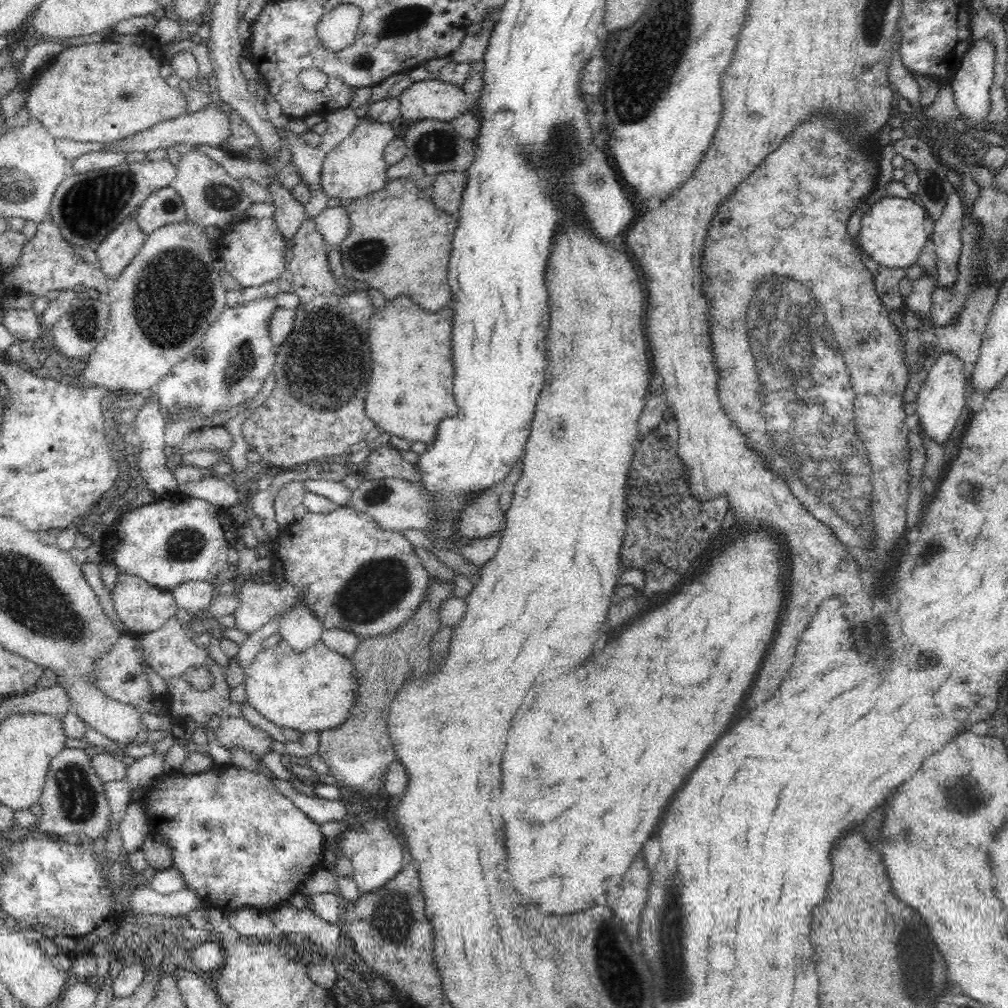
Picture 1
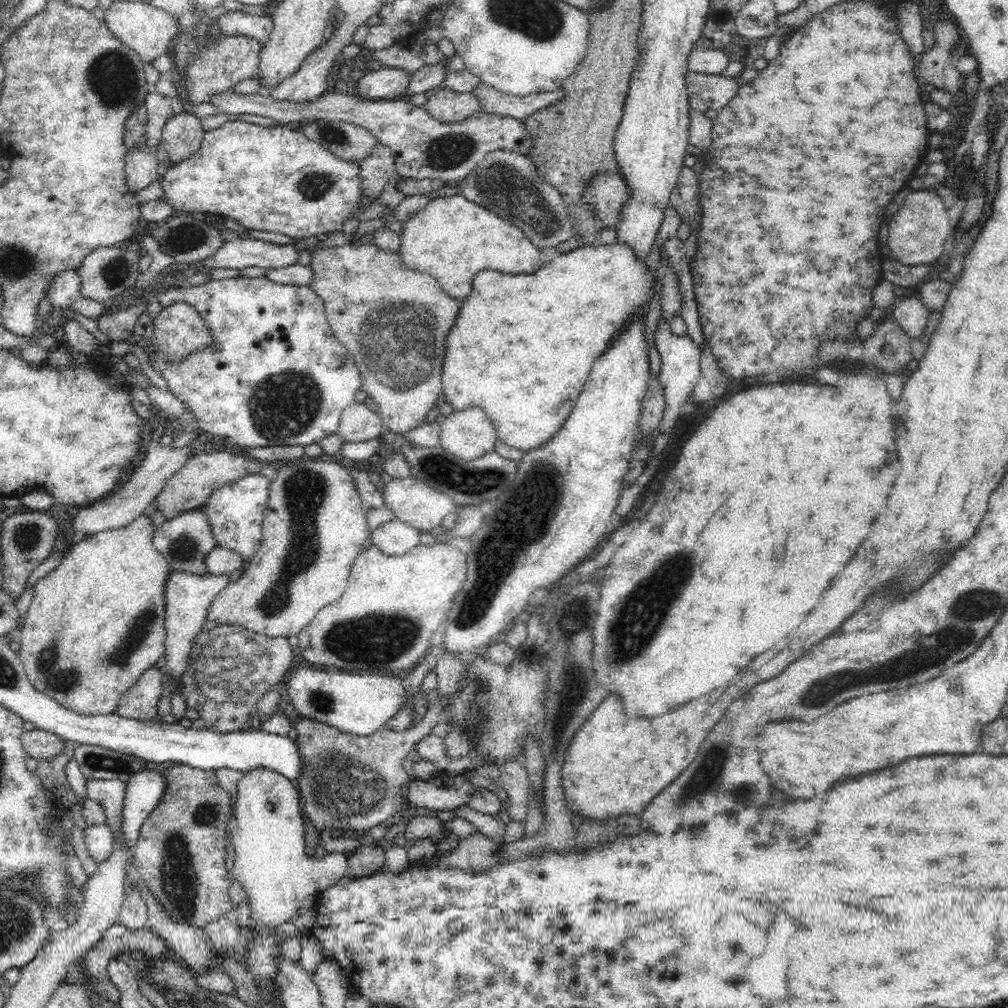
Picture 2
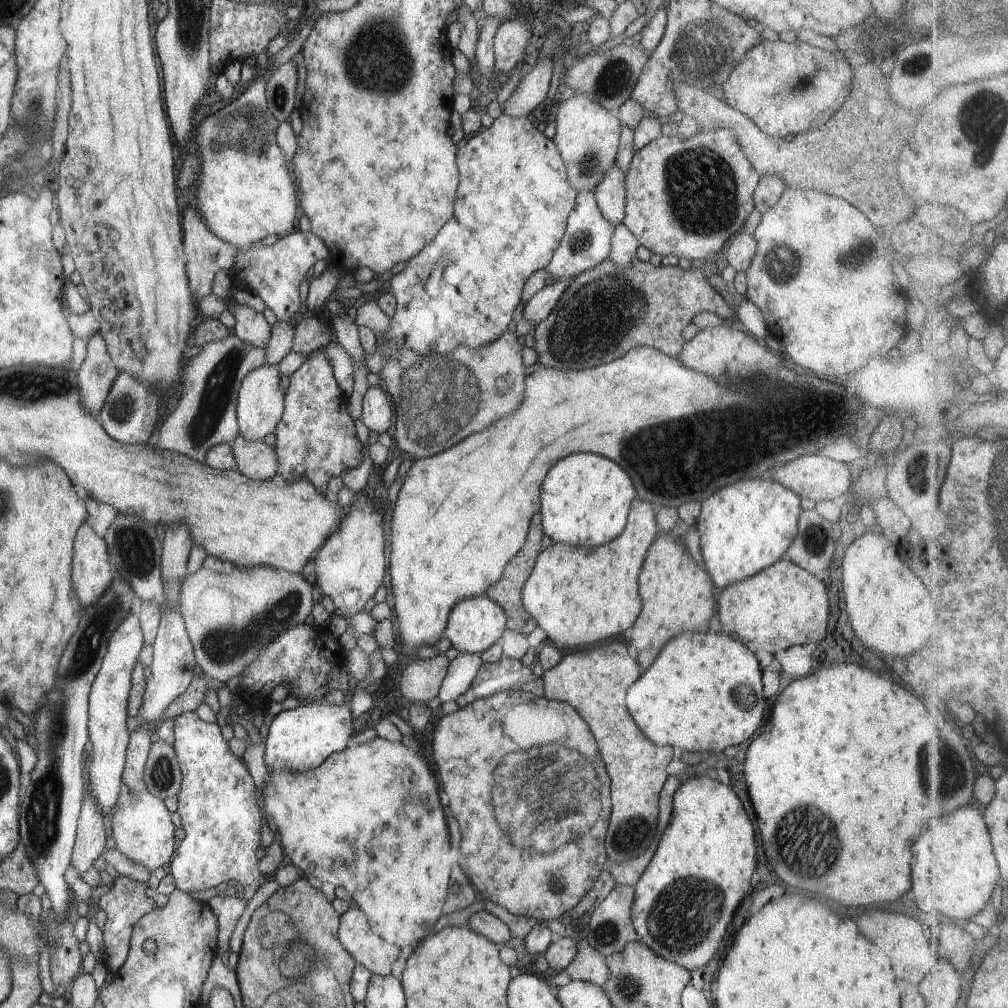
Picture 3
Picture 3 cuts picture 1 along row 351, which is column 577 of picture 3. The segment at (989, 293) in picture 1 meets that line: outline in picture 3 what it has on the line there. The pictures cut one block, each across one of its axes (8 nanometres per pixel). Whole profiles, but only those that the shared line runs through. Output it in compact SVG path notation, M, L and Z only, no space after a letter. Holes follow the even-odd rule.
M586 939L577 944L577 952L564 968L571 980L581 980L601 986L609 978L609 970L604 963L604 956L591 948Z

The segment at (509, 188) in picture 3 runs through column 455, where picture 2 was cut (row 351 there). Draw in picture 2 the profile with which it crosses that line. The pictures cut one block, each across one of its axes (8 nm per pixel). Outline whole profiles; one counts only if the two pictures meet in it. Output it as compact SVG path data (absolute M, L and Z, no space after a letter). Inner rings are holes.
M266 275L256 277L232 277L224 280L218 279L206 281L203 284L190 287L178 286L175 289L168 289L157 296L154 296L146 308L149 322L156 320L159 312L168 308L176 302L186 302L195 308L199 317L204 321L205 327L210 335L209 343L201 349L190 351L179 361L170 361L166 357L166 351L158 349L151 354L151 364L156 372L166 381L168 392L179 400L185 410L193 418L193 428L197 428L199 433L205 433L209 437L229 439L235 446L252 448L266 448L270 446L302 446L315 443L317 440L330 436L337 432L342 411L350 404L354 403L354 395L361 388L361 374L355 365L352 355L345 349L345 346L333 335L327 317L325 316L324 303L318 299L316 292L309 285L282 285L276 284L266 278Z

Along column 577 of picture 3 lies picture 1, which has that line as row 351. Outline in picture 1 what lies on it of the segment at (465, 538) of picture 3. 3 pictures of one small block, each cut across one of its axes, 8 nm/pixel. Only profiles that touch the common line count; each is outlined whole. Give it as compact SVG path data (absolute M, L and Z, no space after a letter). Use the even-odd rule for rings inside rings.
M398 296L382 310L370 317L369 349L372 360L372 378L363 404L365 415L372 420L377 431L403 438L408 443L430 445L441 420L456 416L457 406L452 390L452 331L453 307L427 312L406 296Z

